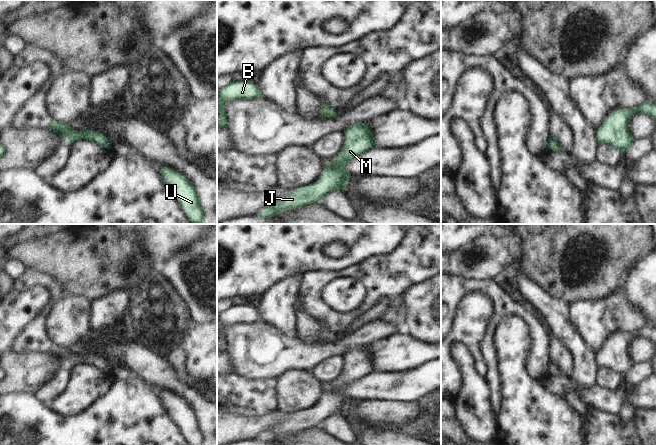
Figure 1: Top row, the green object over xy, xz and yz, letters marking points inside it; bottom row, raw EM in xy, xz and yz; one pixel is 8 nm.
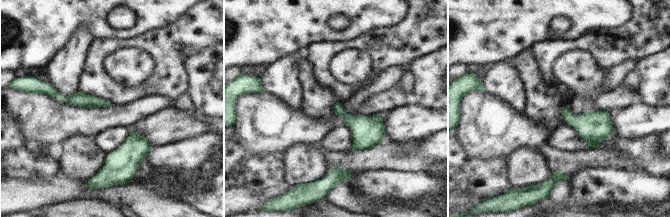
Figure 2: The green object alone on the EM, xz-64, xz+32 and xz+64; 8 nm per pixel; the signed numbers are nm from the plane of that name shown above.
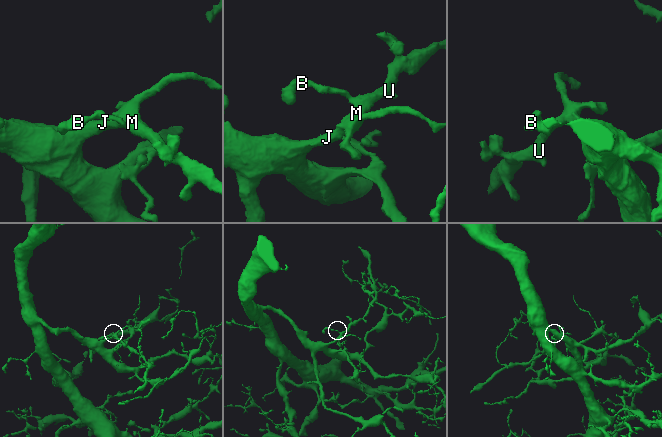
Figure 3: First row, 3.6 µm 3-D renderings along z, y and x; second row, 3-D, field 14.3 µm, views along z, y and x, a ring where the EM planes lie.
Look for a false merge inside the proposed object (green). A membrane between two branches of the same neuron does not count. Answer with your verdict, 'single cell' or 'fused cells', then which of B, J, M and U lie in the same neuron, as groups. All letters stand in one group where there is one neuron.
single cell; B J M U

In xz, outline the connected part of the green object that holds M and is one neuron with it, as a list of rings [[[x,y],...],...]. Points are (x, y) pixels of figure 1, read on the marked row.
[[[369,122],[354,124],[353,126],[346,128],[344,131],[346,135],[346,141],[343,145],[342,152],[333,158],[333,162],[330,166],[324,166],[324,171],[316,182],[291,190],[291,192],[285,198],[278,201],[274,205],[263,209],[258,213],[258,215],[267,218],[275,217],[279,213],[290,209],[313,203],[321,203],[324,197],[330,192],[335,191],[336,189],[345,189],[348,180],[351,177],[351,174],[345,170],[345,166],[352,159],[374,148],[375,138],[368,125]]]

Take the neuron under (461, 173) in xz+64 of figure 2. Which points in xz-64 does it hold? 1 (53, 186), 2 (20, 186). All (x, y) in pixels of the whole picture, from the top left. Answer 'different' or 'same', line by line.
1: different
2: different

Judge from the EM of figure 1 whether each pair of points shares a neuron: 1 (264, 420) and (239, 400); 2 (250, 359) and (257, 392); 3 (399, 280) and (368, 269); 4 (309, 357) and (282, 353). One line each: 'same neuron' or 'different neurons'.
1: different neurons
2: different neurons
3: same neuron
4: same neuron

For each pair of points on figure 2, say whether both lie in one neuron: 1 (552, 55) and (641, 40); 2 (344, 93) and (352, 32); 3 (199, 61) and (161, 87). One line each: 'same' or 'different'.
1: same
2: different
3: different

